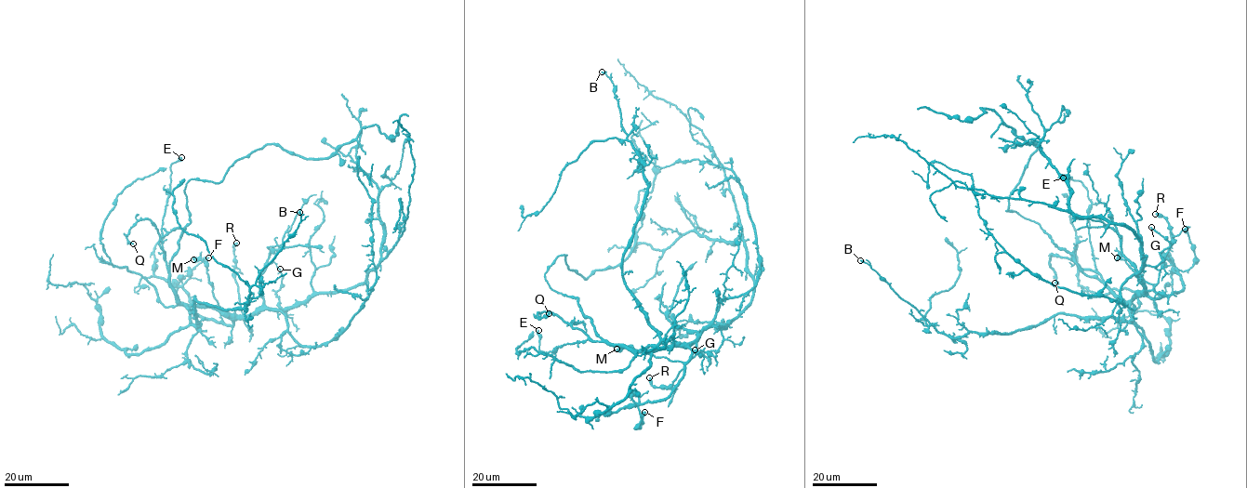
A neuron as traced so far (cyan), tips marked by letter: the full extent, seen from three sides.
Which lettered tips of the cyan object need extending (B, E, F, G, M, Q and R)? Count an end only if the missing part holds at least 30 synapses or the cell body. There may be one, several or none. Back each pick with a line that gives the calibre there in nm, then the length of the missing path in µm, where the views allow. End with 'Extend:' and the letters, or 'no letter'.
Q: 320 nm | 100 µm
Extend: Q

